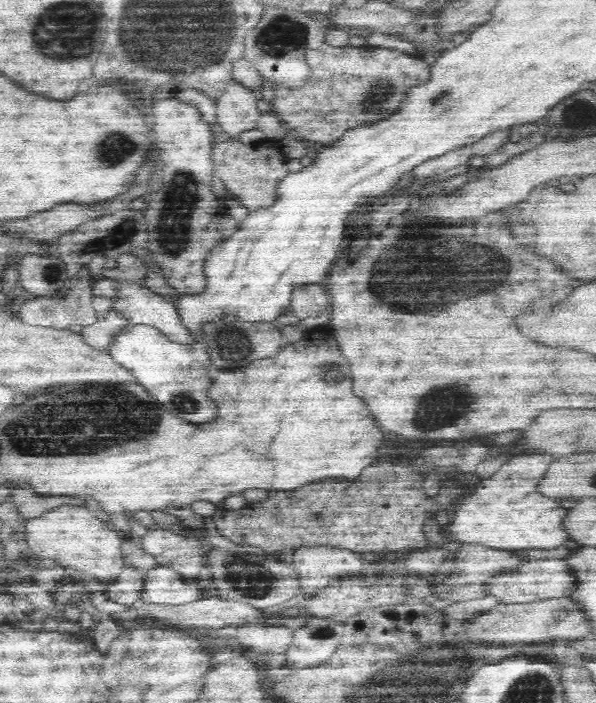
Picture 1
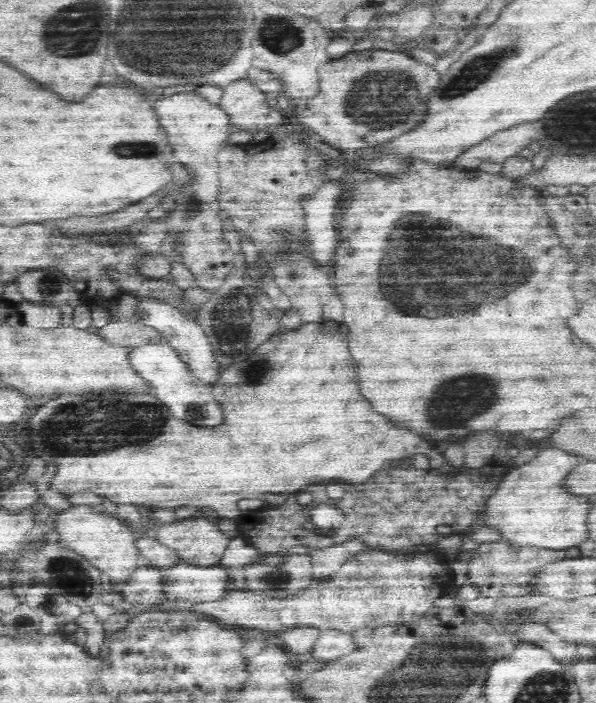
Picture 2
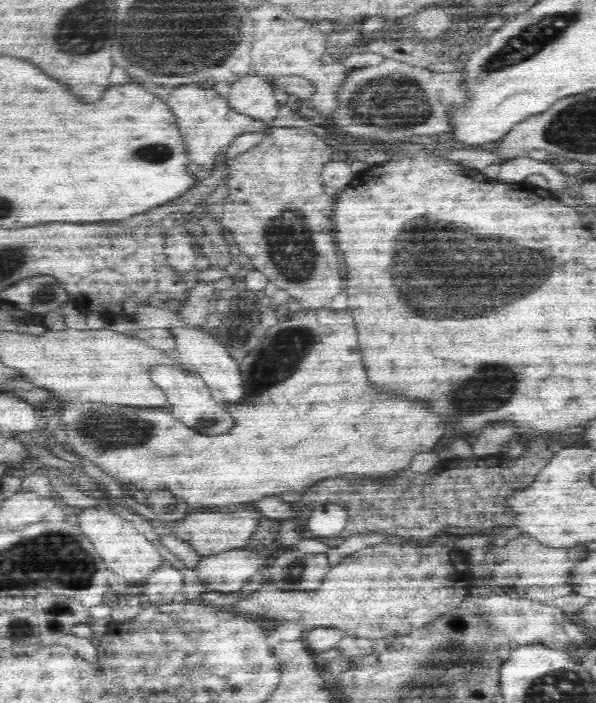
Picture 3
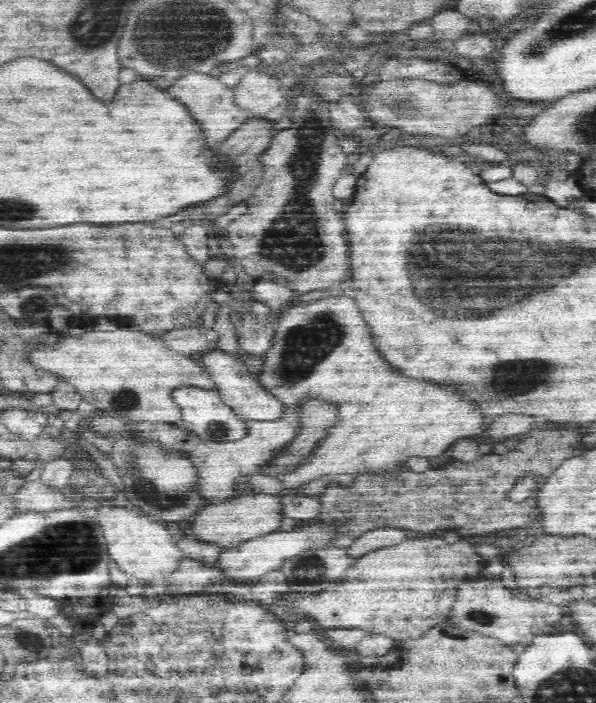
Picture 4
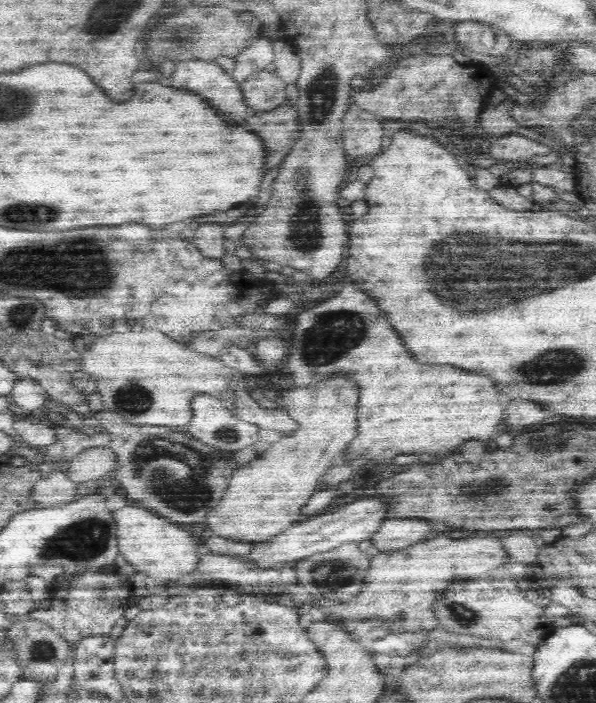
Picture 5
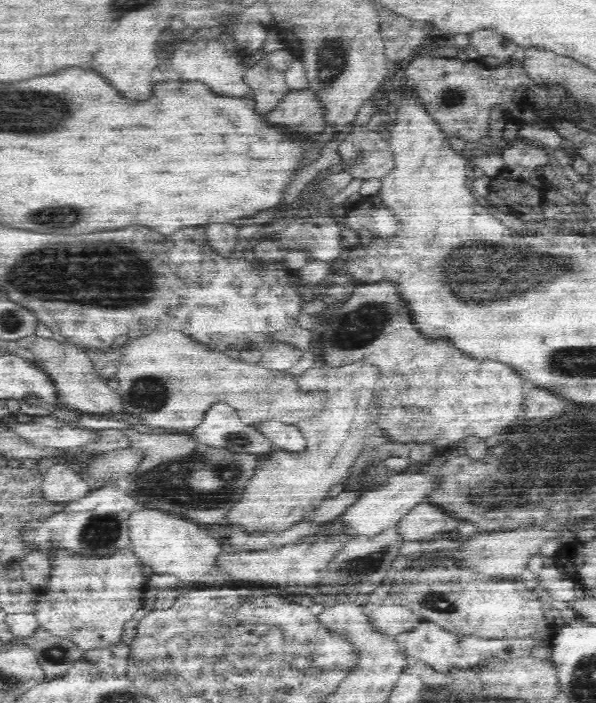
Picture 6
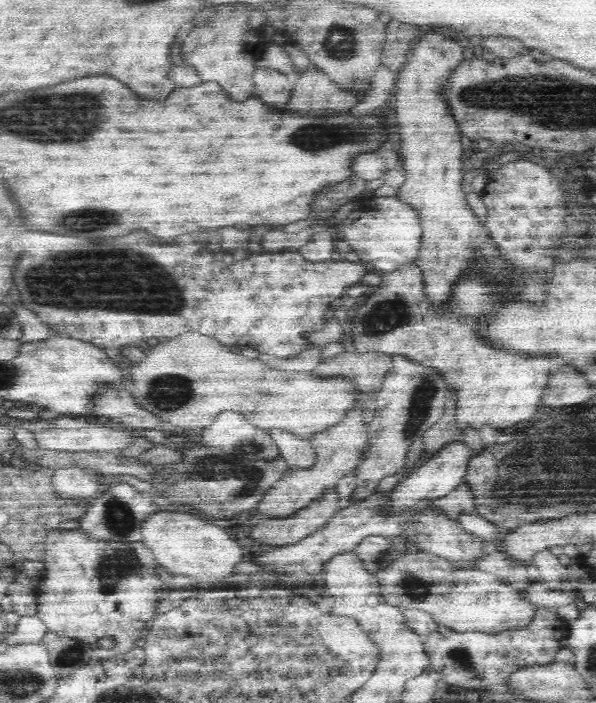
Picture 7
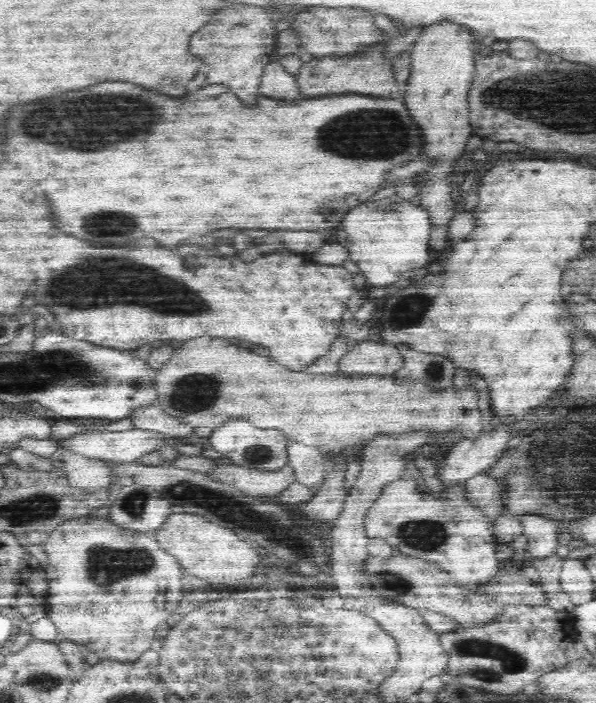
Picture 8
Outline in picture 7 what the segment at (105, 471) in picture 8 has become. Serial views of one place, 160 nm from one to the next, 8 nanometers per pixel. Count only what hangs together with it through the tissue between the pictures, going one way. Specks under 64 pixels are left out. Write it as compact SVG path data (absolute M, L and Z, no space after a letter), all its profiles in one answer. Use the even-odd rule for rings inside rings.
M77 466L54 469L51 476L51 488L60 499L90 499L99 491L100 478L96 472Z

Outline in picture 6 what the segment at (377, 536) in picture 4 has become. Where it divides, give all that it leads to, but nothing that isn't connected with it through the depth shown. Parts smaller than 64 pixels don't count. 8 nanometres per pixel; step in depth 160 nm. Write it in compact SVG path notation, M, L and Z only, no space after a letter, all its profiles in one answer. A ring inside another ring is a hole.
M424 502L410 508L393 528L402 542L414 542L428 540L438 533L450 532L456 528L457 523L454 517Z

